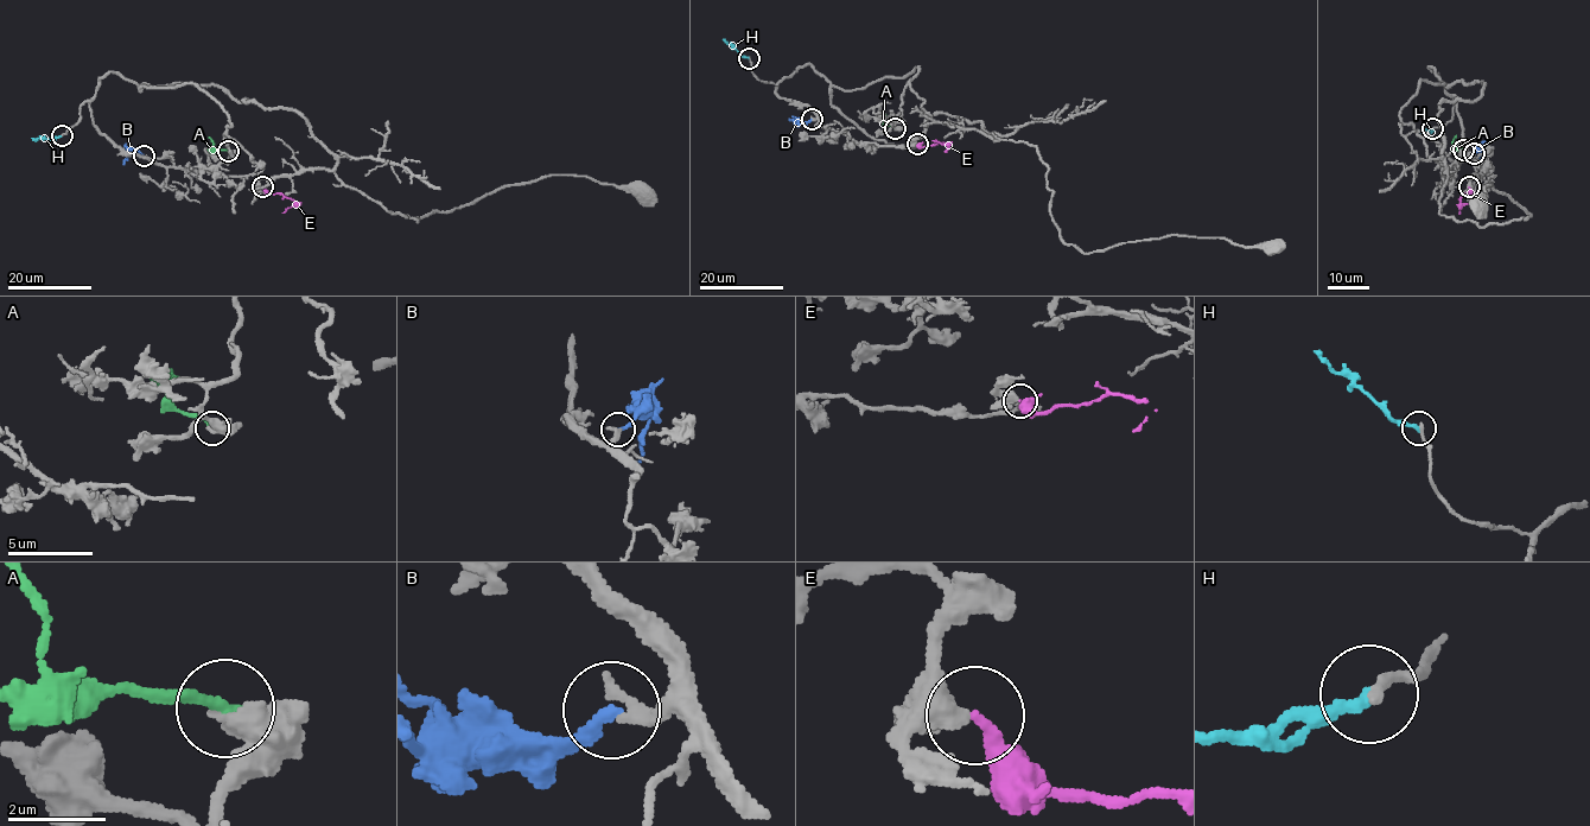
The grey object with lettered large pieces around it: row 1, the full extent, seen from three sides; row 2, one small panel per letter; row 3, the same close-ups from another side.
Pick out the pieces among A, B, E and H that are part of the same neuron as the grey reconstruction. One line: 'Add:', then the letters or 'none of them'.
Add: B

